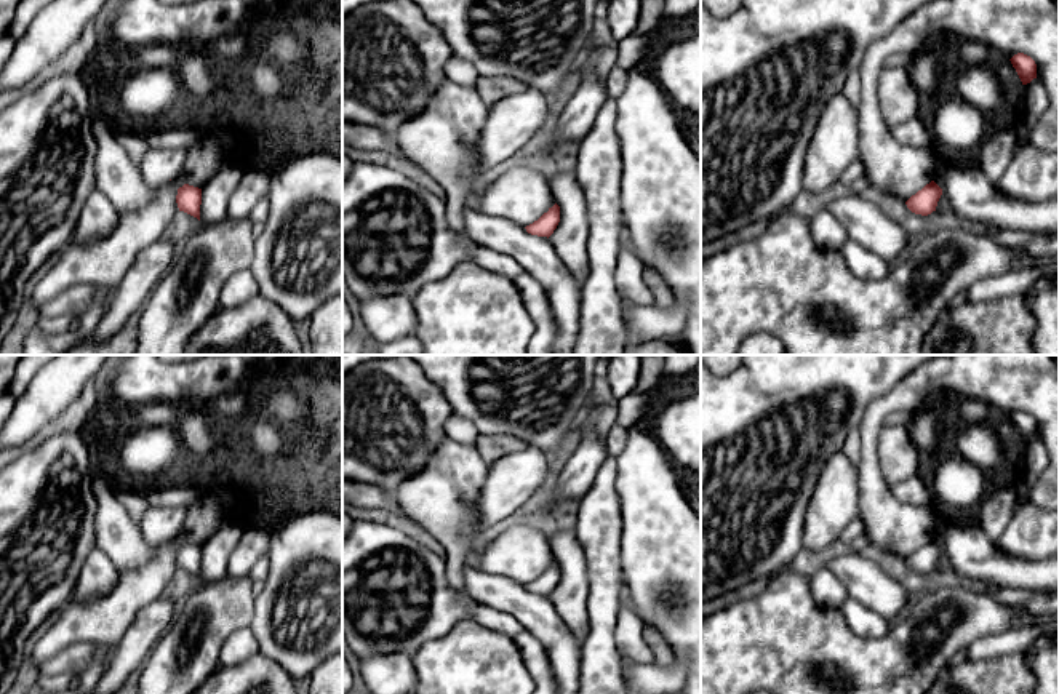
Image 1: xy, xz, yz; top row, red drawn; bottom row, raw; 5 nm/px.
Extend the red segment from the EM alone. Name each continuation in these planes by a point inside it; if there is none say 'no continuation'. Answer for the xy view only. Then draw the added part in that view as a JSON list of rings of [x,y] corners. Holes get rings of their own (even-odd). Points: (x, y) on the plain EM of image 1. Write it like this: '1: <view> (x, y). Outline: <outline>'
no continuation

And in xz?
no continuation

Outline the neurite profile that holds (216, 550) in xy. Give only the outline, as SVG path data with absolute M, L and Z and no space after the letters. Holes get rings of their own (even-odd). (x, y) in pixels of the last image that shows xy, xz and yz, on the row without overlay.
M224 520L202 545L200 582L216 582L227 576L227 561L243 529L240 524Z

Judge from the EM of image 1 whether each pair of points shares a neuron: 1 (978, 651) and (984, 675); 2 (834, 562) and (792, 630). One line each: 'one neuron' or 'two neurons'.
1: two neurons
2: two neurons

